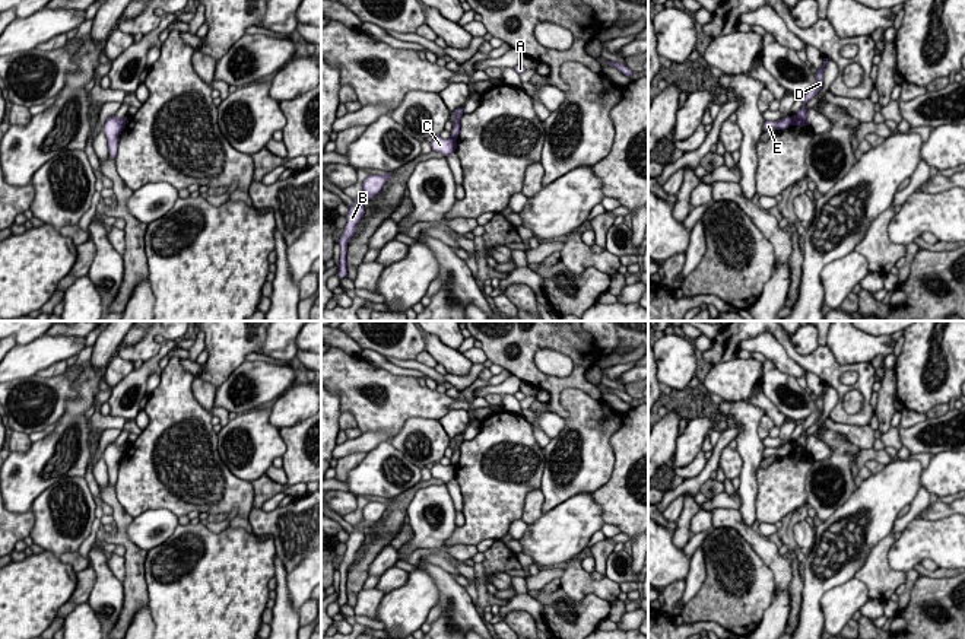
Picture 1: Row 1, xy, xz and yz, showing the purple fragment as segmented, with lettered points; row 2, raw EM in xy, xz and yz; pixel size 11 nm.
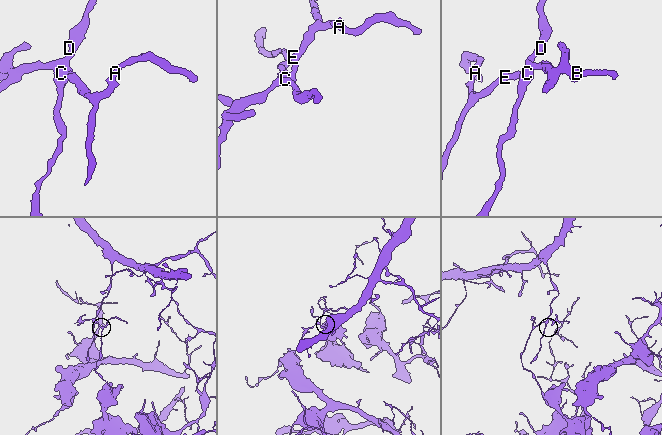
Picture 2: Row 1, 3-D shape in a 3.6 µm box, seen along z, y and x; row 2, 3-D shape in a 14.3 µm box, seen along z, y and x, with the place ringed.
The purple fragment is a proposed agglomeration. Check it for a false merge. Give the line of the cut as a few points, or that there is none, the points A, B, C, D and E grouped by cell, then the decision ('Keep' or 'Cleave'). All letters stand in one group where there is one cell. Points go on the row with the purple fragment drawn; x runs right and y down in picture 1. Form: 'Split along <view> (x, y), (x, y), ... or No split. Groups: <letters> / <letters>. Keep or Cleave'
Split along yz (792, 117), (793, 123). Groups: A E / B C D. Cleave

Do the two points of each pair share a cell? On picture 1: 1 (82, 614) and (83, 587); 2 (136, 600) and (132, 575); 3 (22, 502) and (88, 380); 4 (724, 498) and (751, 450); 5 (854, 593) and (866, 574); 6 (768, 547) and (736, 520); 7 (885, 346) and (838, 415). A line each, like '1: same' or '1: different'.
1: different
2: same
3: same
4: different
5: different
6: same
7: different

